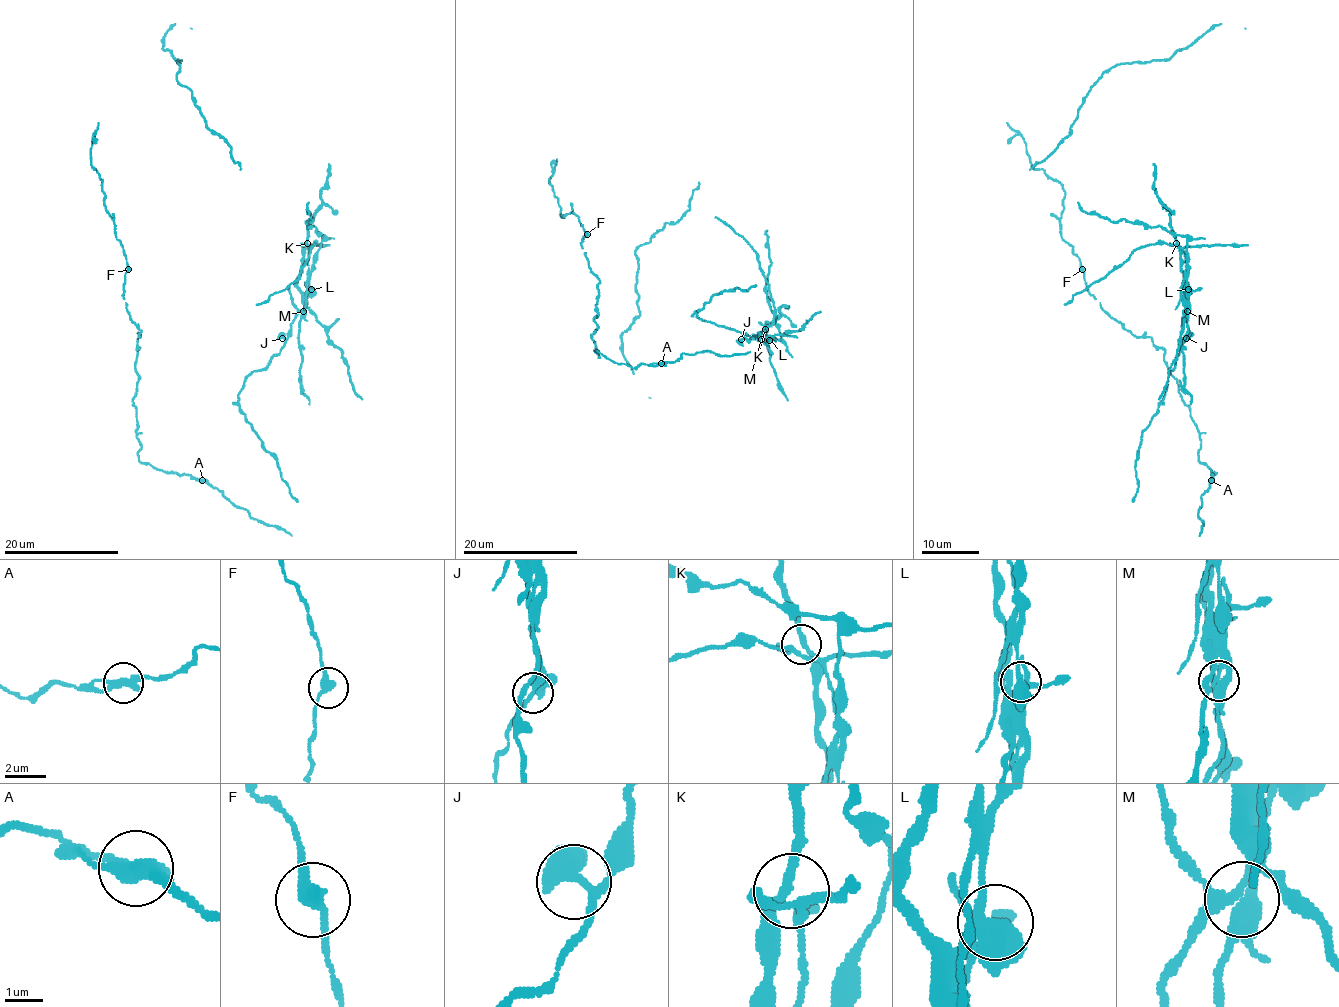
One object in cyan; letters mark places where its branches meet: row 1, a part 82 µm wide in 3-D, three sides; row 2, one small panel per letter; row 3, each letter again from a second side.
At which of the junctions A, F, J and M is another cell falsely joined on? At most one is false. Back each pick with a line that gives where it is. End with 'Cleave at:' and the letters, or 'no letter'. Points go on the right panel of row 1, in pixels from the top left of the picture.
M: Place: (1187, 311)
Cleave at: M

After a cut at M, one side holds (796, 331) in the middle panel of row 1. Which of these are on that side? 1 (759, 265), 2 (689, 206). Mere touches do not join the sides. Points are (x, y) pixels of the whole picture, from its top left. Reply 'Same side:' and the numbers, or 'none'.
Same side: 1

